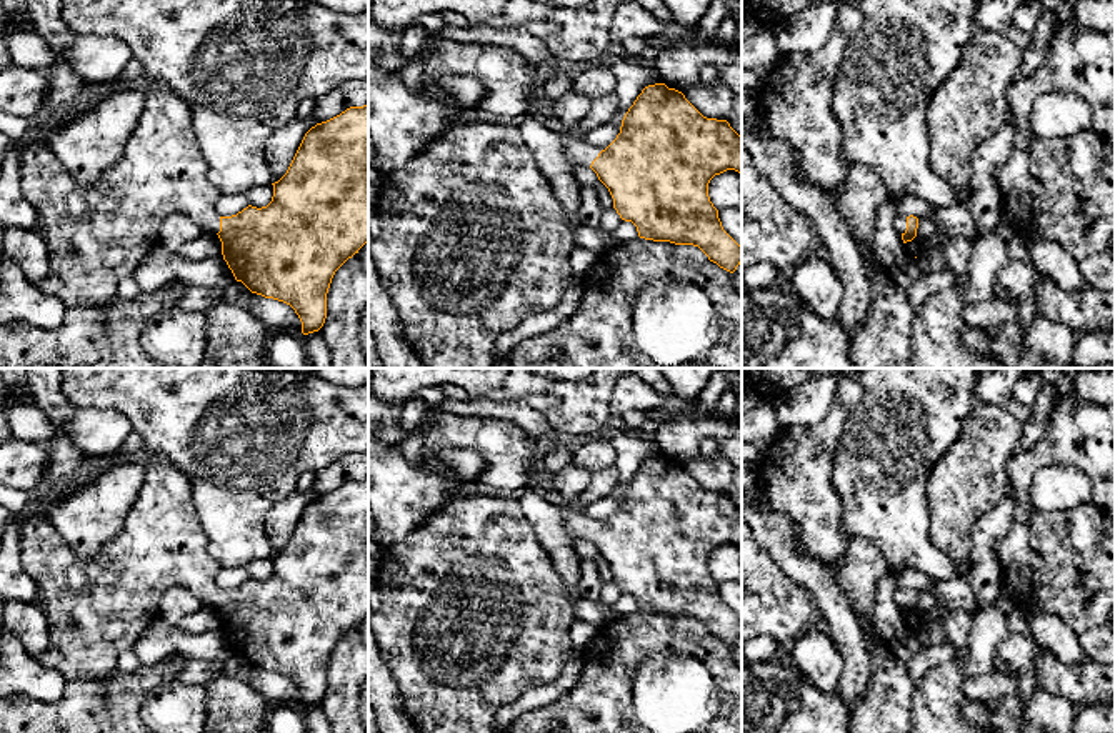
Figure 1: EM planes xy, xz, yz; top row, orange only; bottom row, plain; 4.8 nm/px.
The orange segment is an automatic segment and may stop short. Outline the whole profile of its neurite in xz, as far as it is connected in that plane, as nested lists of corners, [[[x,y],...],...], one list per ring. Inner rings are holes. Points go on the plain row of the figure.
[[[655,456],[642,463],[625,486],[620,506],[605,523],[598,525],[577,505],[562,511],[573,543],[590,540],[597,546],[613,571],[613,581],[622,593],[637,600],[640,611],[698,620],[710,635],[730,646],[742,636],[742,620],[723,603],[718,583],[708,570],[708,556],[715,548],[727,543],[742,546],[742,510],[727,493],[703,490],[682,465]]]

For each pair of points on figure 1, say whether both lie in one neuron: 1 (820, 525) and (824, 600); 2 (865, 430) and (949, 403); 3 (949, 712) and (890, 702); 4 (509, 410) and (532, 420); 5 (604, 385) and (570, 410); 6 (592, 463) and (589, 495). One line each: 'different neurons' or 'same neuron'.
1: different neurons
2: same neuron
3: different neurons
4: same neuron
5: same neuron
6: different neurons

